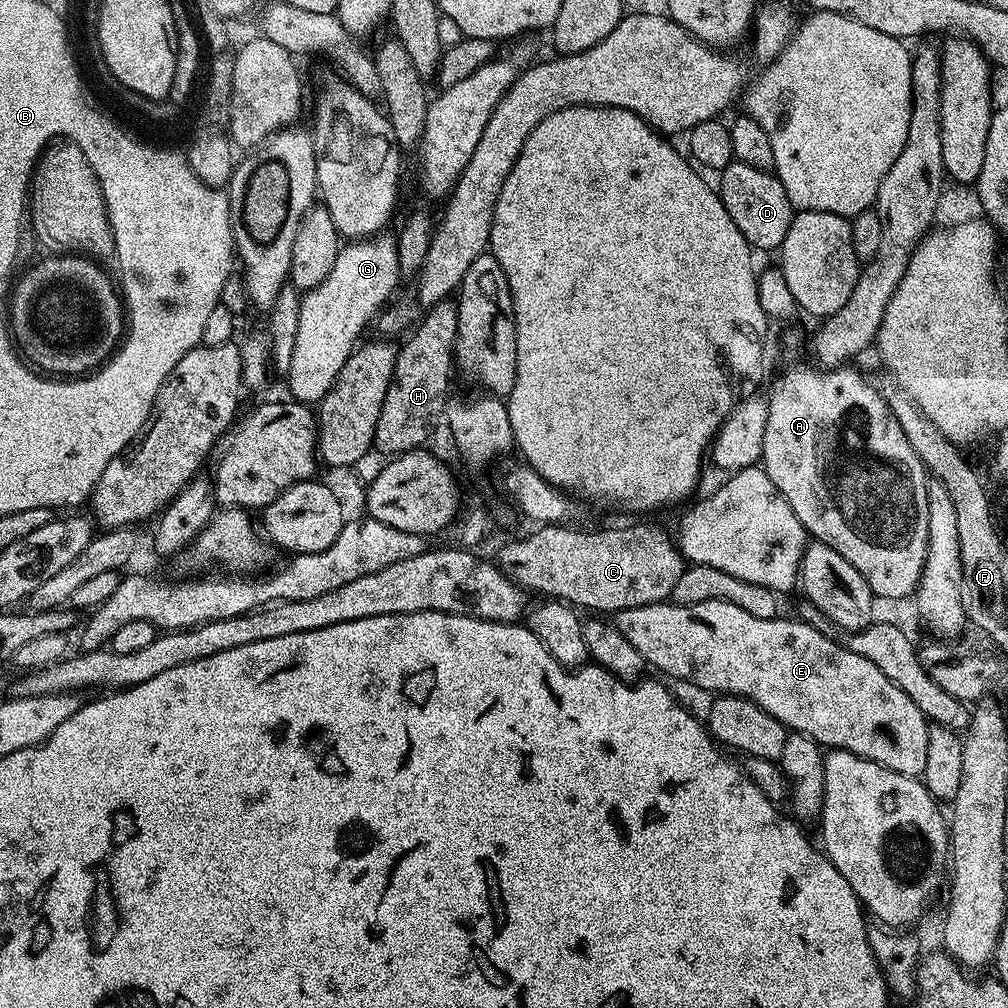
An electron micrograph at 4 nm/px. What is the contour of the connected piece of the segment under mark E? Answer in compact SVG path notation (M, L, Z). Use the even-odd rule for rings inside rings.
M703 600L693 604L661 602L634 606L614 616L619 633L642 654L645 665L652 667L653 664L658 671L676 680L689 680L711 694L744 696L766 710L766 714L778 718L789 730L814 738L825 749L852 752L898 774L923 777L929 721L924 719L922 710L874 662L866 662L862 654L852 653L843 643L835 644L832 638L799 618L780 619L754 618L754 614L729 600Z

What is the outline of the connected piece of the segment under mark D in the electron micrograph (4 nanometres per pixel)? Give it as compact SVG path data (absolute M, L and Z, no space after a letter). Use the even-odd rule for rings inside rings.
M733 159L719 173L718 180L720 200L726 206L726 214L734 218L734 226L742 230L742 238L746 238L749 246L753 249L779 249L790 230L794 215L790 198L786 198L786 186L782 186L780 179L772 172L754 170L754 166L746 166L746 162Z

